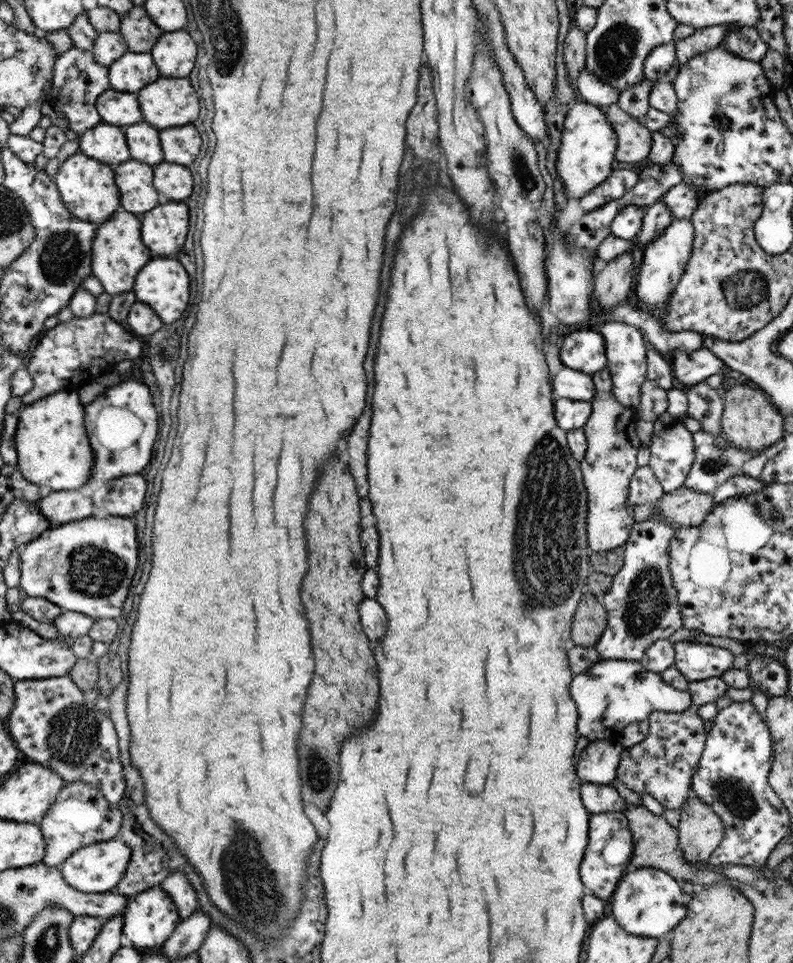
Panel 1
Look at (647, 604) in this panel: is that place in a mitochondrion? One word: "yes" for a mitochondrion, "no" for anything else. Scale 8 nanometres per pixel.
yes

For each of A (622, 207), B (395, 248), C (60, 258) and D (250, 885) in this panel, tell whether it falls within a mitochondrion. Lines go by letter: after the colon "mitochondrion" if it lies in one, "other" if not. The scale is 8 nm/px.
A: other
B: other
C: mitochondrion
D: mitochondrion

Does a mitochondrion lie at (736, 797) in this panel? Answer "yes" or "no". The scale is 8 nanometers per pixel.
yes

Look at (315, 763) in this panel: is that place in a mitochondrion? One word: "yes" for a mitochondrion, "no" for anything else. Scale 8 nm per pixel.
yes

